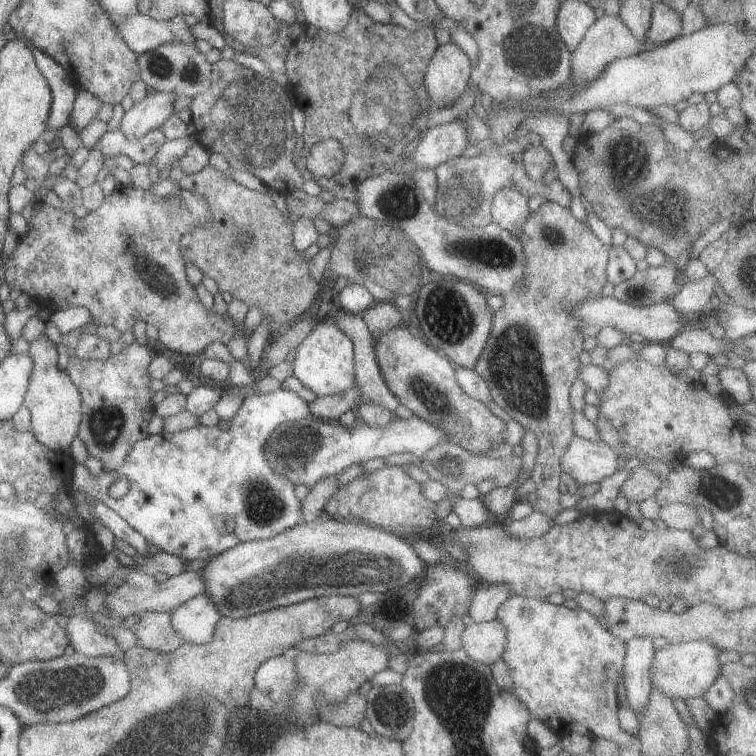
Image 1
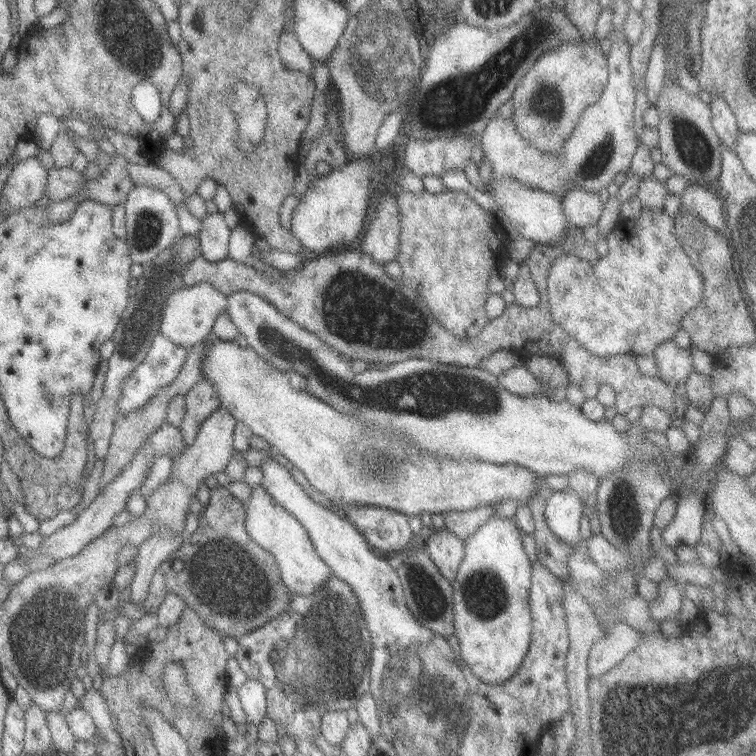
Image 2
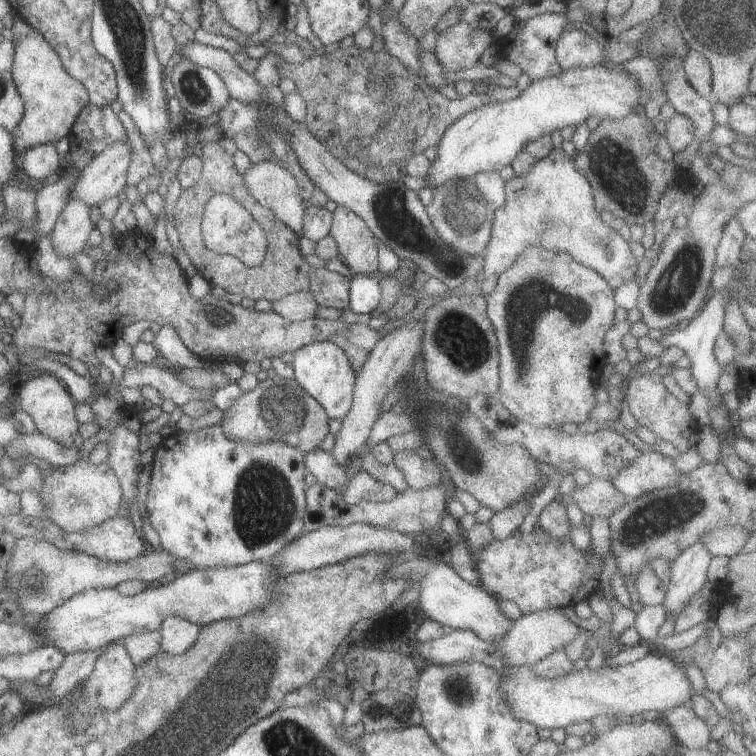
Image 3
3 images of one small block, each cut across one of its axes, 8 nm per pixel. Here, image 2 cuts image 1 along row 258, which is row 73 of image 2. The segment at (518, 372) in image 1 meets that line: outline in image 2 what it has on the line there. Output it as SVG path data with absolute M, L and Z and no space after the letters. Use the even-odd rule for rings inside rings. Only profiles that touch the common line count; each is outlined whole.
M583 40L579 44L566 42L553 50L544 52L534 64L523 73L511 93L511 115L515 132L519 138L528 145L541 151L559 150L561 145L571 134L577 118L590 105L595 104L600 97L601 90L606 84L608 70L606 57L601 52L599 43L596 40Z

